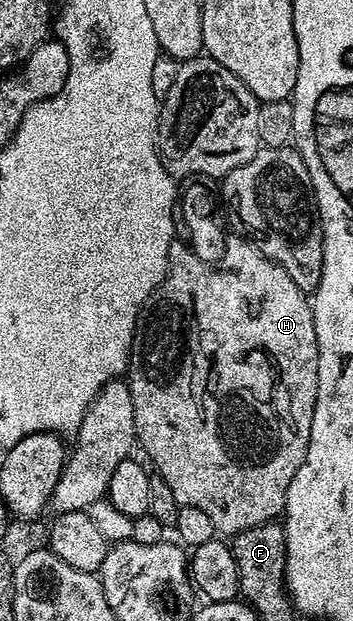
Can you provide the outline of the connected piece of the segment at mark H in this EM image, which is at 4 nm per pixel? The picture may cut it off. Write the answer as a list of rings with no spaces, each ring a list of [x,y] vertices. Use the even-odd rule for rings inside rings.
[[[176,241],[169,245],[167,276],[159,282],[159,287],[143,304],[138,319],[135,320],[135,336],[131,342],[130,370],[125,382],[131,390],[133,417],[135,418],[135,438],[138,446],[143,446],[147,454],[146,462],[153,471],[165,479],[169,493],[179,502],[180,507],[196,507],[213,521],[216,532],[223,537],[234,537],[242,531],[278,520],[287,504],[287,490],[301,463],[305,461],[309,449],[310,426],[313,425],[313,409],[317,405],[317,329],[313,325],[311,299],[293,282],[293,277],[281,269],[269,257],[259,252],[254,242],[230,244],[225,261],[205,263],[197,257],[186,242]]]

